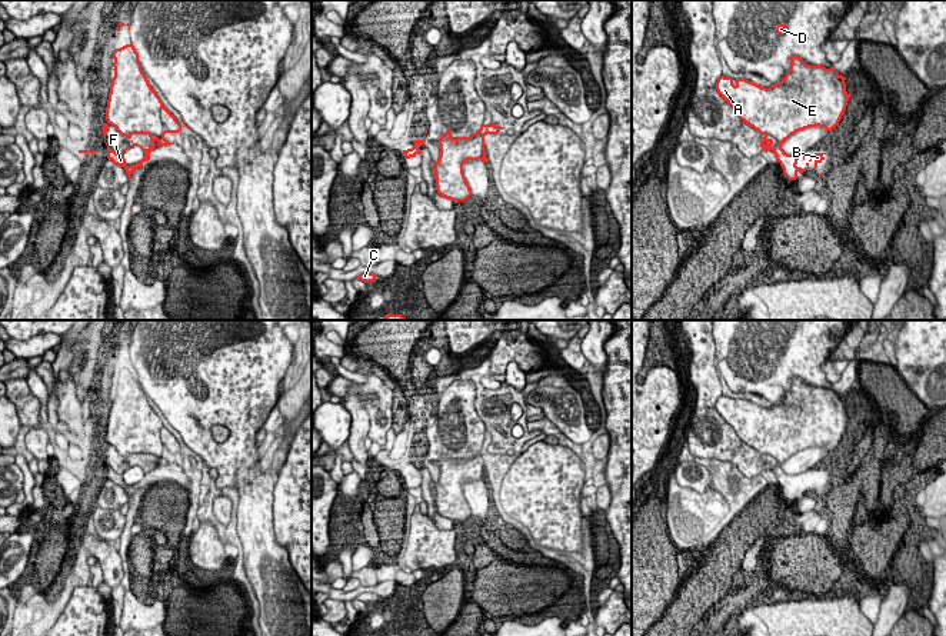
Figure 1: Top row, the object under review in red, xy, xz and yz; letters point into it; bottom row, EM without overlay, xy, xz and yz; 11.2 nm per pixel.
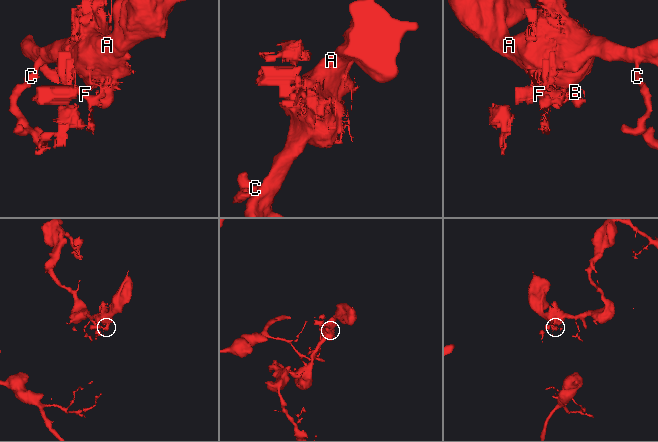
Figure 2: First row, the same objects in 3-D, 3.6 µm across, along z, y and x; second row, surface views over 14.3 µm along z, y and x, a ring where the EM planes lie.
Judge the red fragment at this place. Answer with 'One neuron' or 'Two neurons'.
Two neurons

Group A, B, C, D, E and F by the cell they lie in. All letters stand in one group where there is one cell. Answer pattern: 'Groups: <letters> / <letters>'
Groups: A C D E / B F

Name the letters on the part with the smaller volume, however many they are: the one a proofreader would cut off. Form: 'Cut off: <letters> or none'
Cut off: B, F

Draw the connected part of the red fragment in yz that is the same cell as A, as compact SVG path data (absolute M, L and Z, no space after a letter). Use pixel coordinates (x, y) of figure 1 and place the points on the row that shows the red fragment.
M790 56L789 60L790 70L780 83L772 84L769 89L746 79L737 79L735 81L732 77L720 76L716 81L717 93L727 104L733 107L740 120L760 133L773 136L779 143L783 143L796 131L809 127L819 126L825 127L827 131L832 131L839 124L850 99L850 94L846 91L846 84L835 70L806 64L800 56Z

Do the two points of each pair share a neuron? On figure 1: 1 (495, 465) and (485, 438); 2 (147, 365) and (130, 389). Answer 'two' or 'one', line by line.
1: one
2: two

